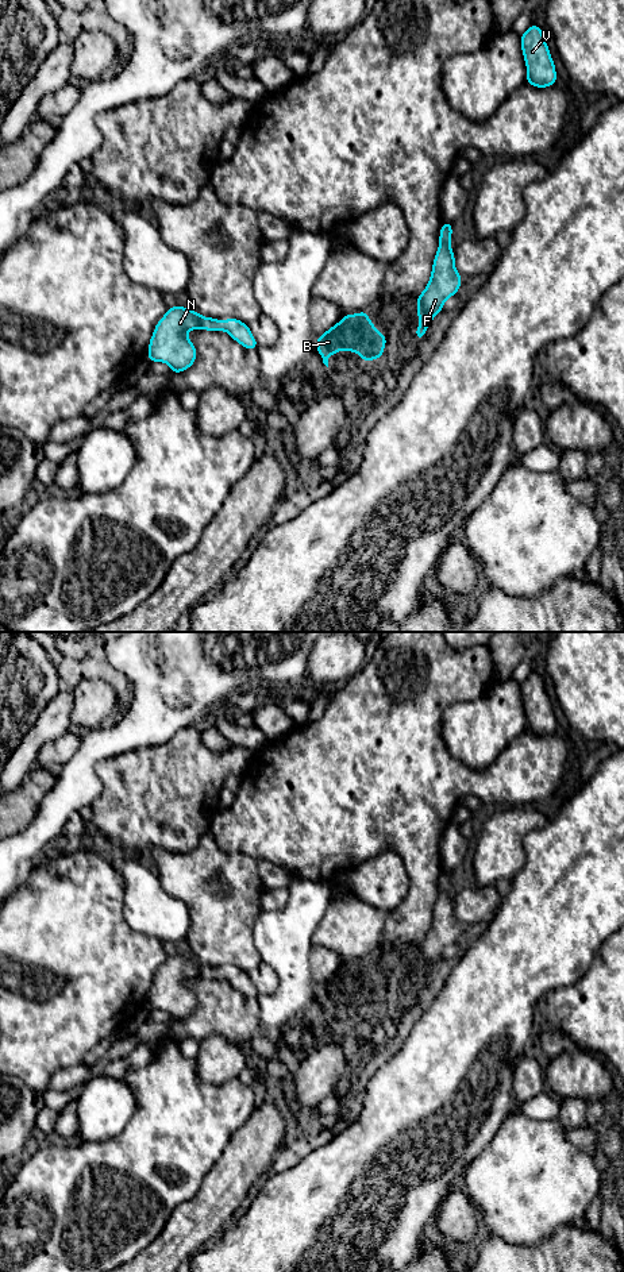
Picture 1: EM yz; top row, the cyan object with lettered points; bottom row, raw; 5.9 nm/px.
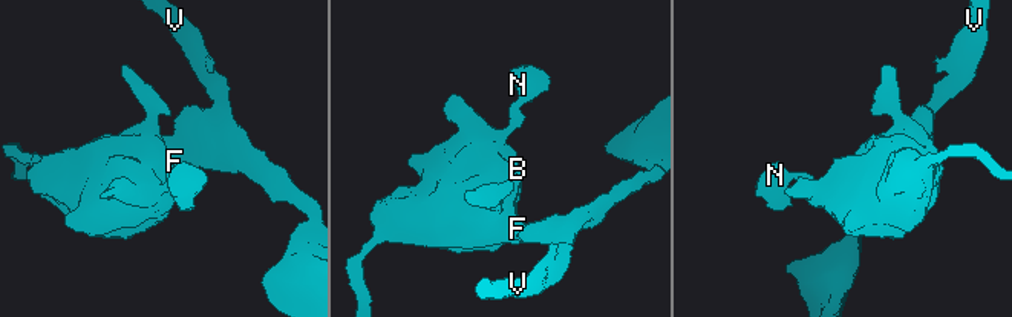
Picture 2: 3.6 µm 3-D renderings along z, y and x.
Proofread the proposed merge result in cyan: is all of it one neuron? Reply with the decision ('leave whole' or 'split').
leave whole

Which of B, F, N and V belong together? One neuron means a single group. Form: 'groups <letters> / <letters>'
groups B F N V

